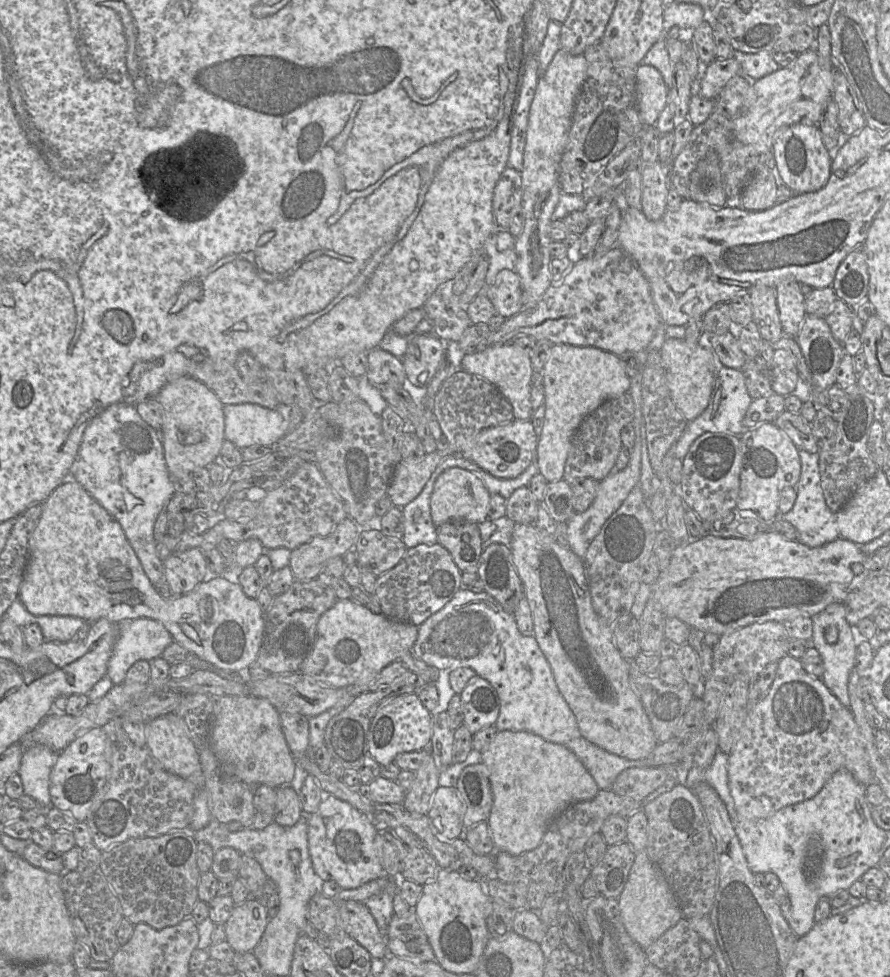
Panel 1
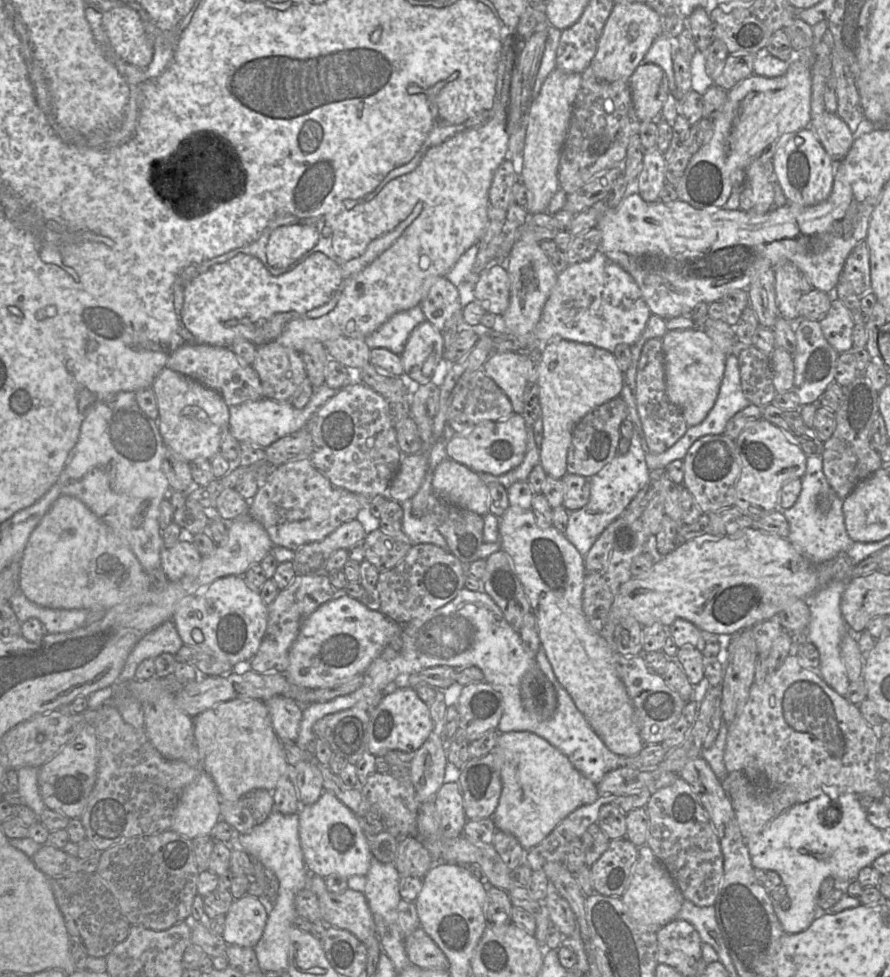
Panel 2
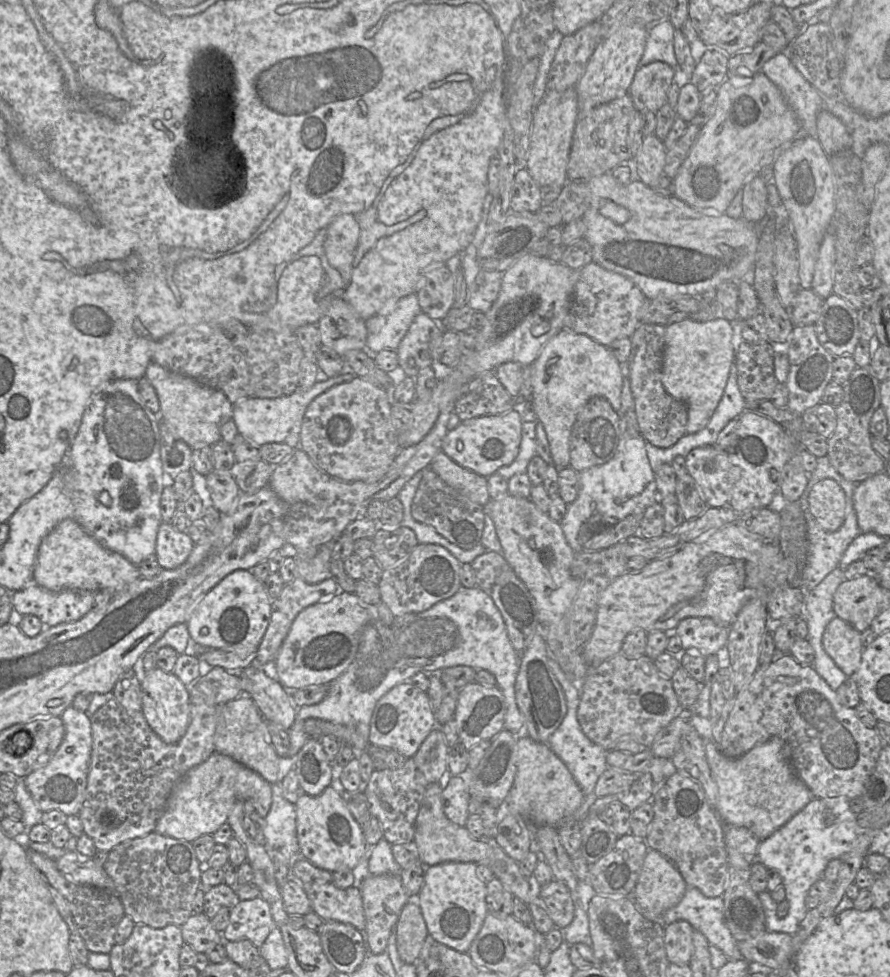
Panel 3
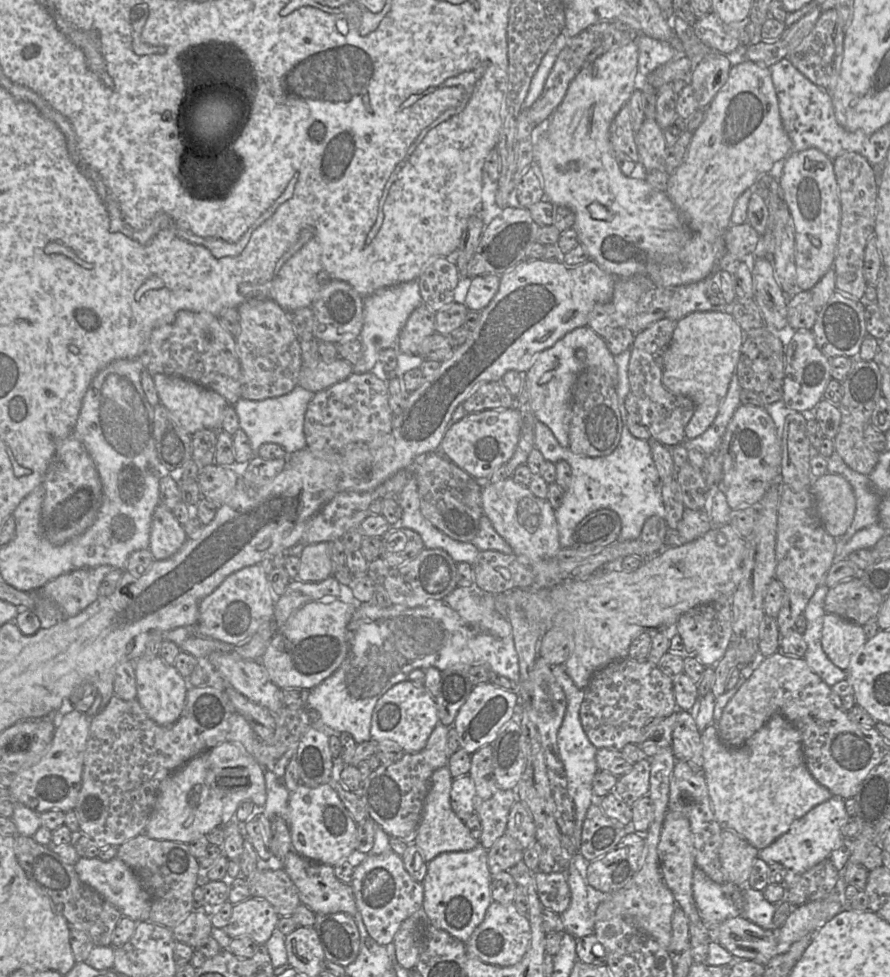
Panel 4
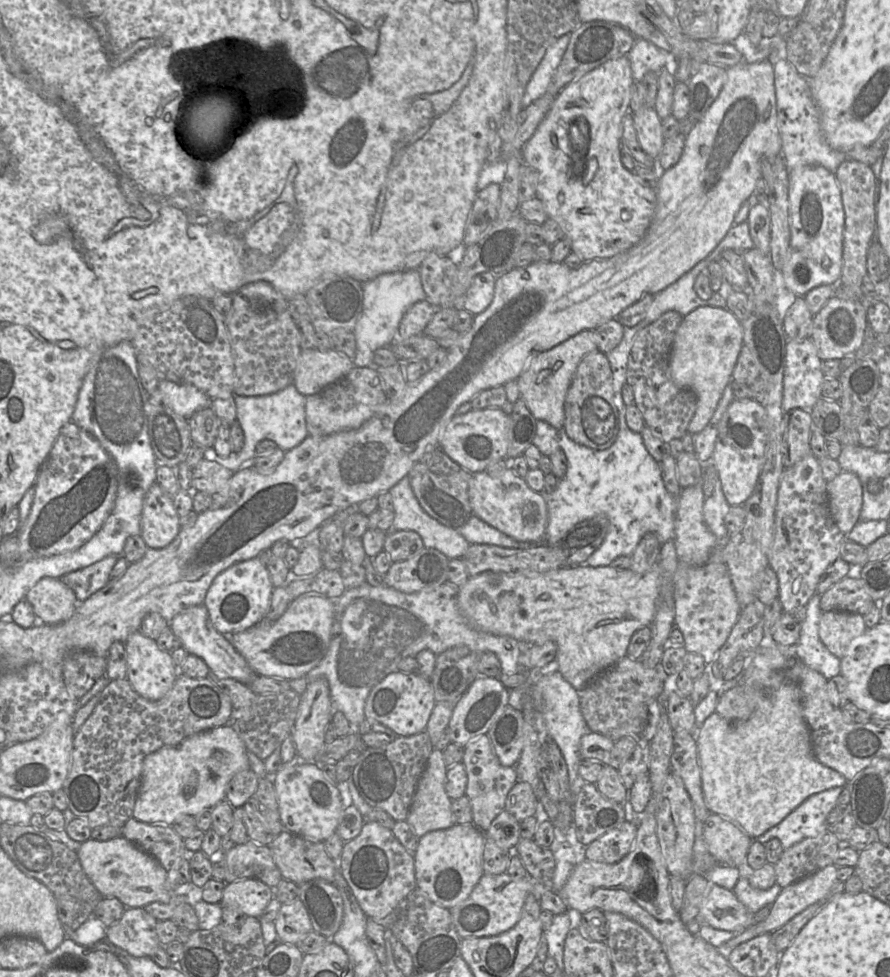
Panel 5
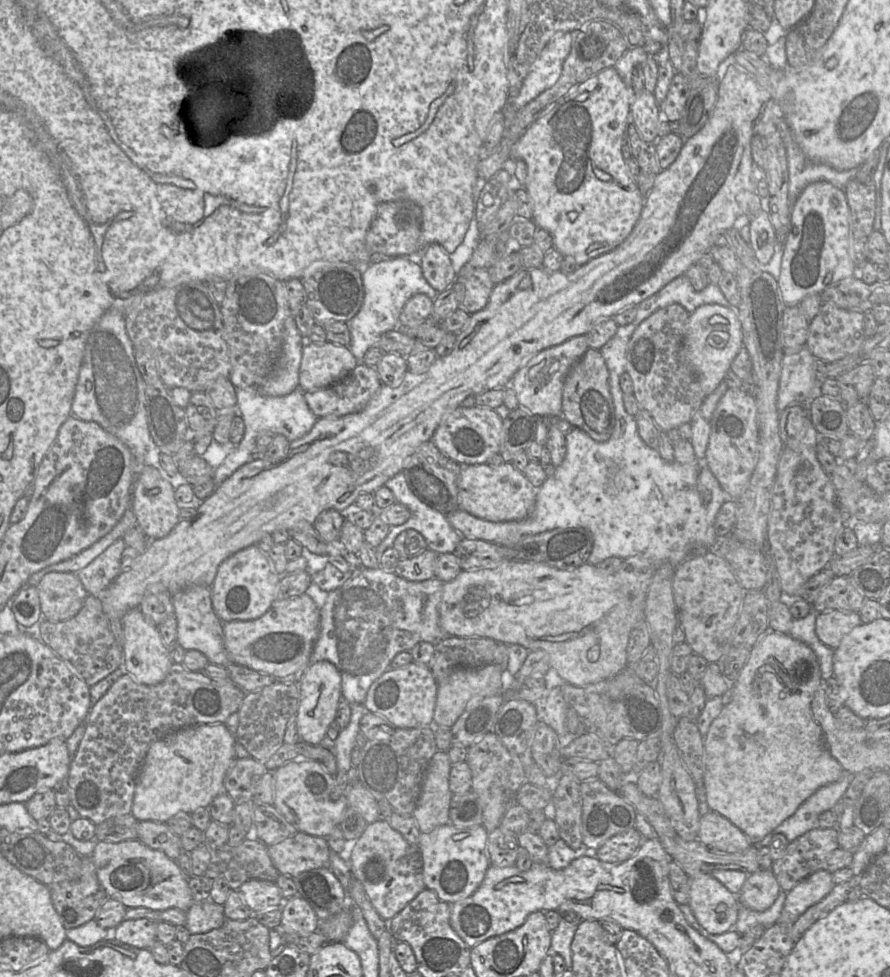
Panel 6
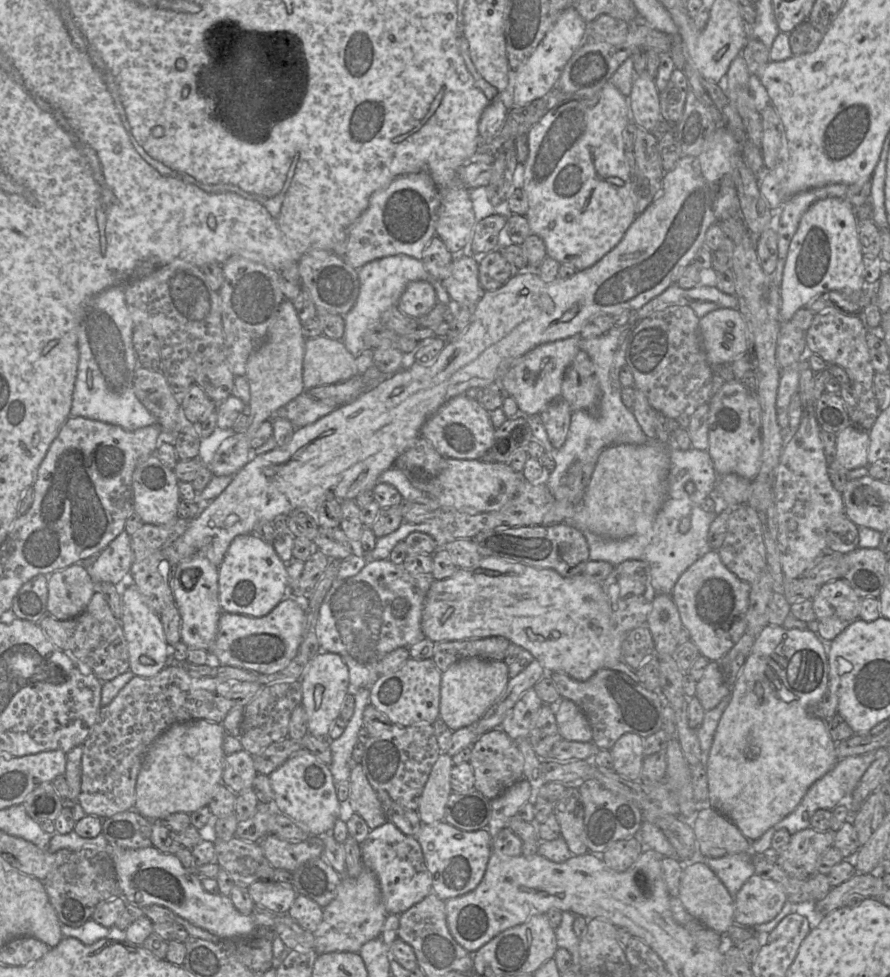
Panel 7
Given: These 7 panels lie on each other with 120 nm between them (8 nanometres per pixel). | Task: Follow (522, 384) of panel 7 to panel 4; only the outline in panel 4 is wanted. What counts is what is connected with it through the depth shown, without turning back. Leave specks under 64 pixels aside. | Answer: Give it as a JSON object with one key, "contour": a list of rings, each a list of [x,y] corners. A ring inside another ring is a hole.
{"contour":[[[585,326],[567,333],[552,347],[541,352],[533,361],[531,368],[523,375],[517,371],[508,371],[502,377],[504,386],[513,397],[517,397],[522,388],[522,378],[526,381],[530,394],[530,405],[538,422],[549,427],[559,444],[569,447],[569,424],[572,417],[572,391],[578,376],[584,371],[594,371],[605,377],[608,383],[616,387],[618,369],[614,356],[602,337]],[[583,350],[585,360],[578,360],[576,352]]]}

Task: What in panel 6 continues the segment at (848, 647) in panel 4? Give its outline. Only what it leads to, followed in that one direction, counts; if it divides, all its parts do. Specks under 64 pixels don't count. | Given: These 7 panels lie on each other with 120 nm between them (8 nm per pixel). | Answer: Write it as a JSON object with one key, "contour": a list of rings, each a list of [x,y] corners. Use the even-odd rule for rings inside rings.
{"contour":[[[830,610],[817,614],[815,632],[824,645],[835,650],[842,639],[860,624],[862,621],[858,612]]]}

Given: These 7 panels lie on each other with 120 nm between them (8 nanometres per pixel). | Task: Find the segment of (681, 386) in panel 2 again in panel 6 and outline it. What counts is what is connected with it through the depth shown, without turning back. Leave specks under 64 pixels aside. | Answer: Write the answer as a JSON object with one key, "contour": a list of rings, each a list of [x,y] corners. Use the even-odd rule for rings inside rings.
{"contour":[[[706,304],[698,307],[689,316],[686,335],[680,349],[680,362],[698,376],[703,392],[709,396],[724,381],[742,347],[744,347],[742,325],[737,315],[737,307]]]}

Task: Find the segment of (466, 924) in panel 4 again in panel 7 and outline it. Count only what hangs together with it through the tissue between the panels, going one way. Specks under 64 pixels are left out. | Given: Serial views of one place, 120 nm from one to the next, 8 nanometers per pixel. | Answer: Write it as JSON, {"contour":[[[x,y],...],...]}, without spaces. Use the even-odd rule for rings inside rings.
{"contour":[[[444,820],[433,824],[422,824],[414,836],[423,852],[427,869],[431,875],[432,892],[443,901],[464,895],[474,890],[482,880],[492,852],[492,837],[489,831],[464,831]]]}

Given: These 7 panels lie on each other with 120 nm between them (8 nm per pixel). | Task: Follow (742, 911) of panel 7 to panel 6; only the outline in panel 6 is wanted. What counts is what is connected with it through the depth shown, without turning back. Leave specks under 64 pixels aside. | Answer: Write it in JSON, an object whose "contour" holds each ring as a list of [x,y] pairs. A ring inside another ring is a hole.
{"contour":[[[760,869],[748,874],[747,880],[737,897],[739,903],[747,908],[763,912],[773,905],[780,891],[780,885],[772,870]]]}

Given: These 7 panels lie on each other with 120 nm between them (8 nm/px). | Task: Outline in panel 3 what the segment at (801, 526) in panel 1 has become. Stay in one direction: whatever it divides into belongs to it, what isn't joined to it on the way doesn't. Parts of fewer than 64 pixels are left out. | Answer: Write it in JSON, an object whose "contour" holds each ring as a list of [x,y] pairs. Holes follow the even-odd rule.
{"contour":[[[826,456],[817,458],[817,466],[815,470],[809,474],[807,487],[798,500],[806,520],[806,561],[800,571],[798,584],[798,588],[802,591],[804,596],[813,590],[831,571],[839,567],[839,562],[845,550],[855,537],[861,533],[853,506],[853,491],[855,489],[855,485],[856,484],[845,480],[830,464]],[[823,479],[835,480],[841,486],[846,495],[845,520],[843,525],[835,532],[827,532],[822,529],[808,509],[808,496],[811,488]]]}

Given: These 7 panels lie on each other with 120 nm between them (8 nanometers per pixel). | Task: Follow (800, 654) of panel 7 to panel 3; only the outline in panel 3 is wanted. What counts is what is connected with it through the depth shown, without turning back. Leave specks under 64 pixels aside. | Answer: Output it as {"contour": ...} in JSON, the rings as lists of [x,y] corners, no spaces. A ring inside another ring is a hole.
{"contour":[[[772,737],[738,758],[725,757],[713,740],[704,741],[704,750],[718,788],[716,813],[726,826],[745,827],[762,841],[815,798],[792,768],[788,745],[779,737]]]}

